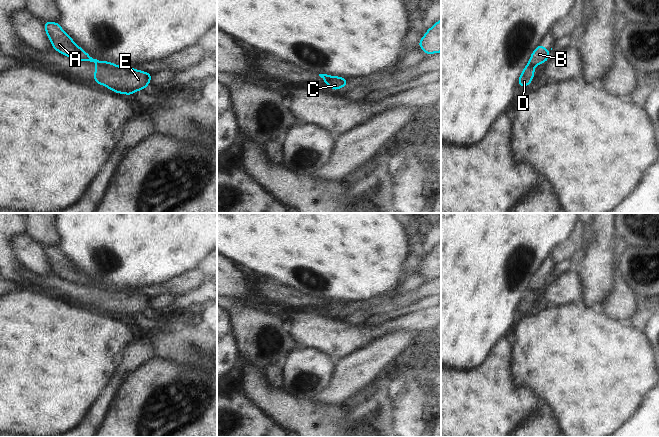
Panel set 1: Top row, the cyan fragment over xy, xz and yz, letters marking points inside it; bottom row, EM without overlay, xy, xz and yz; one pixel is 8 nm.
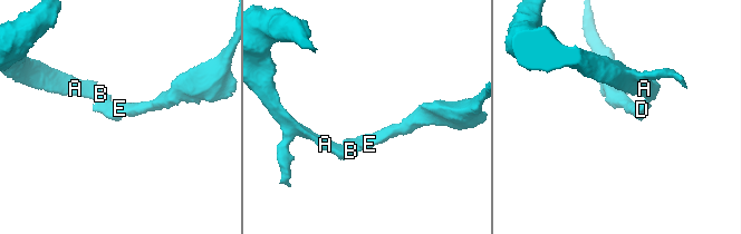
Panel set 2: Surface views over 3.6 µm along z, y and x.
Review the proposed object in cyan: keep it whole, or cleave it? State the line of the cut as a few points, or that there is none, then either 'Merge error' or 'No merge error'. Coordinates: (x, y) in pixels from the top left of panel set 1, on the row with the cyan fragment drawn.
Split along xy (96, 63), (115, 66). Merge error

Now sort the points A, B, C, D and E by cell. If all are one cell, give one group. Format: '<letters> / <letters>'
A B C / D E

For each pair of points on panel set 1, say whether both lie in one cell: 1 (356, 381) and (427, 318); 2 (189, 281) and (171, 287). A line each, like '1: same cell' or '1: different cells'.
1: different cells
2: same cell

